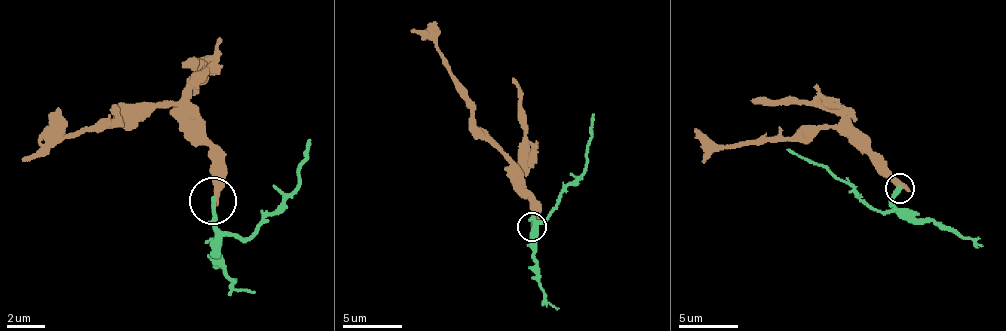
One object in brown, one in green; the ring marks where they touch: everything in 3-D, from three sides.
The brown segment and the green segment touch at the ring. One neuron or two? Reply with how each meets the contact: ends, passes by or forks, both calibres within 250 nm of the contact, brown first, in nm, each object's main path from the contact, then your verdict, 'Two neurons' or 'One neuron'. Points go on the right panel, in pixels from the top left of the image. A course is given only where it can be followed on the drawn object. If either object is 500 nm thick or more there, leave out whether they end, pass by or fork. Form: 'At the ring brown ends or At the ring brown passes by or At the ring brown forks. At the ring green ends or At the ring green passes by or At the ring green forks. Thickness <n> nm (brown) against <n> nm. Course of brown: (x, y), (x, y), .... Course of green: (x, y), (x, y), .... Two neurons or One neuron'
At the ring brown ends. At the ring green ends. Thickness 400 nm (brown) against 280 nm. Course of brown: (900, 187), (856, 142), (832, 128), (802, 128), (796, 134), (734, 142), (701, 160). Course of green: (900, 187), (891, 202), (894, 208), (876, 211), (838, 178), (787, 148). Two neurons

